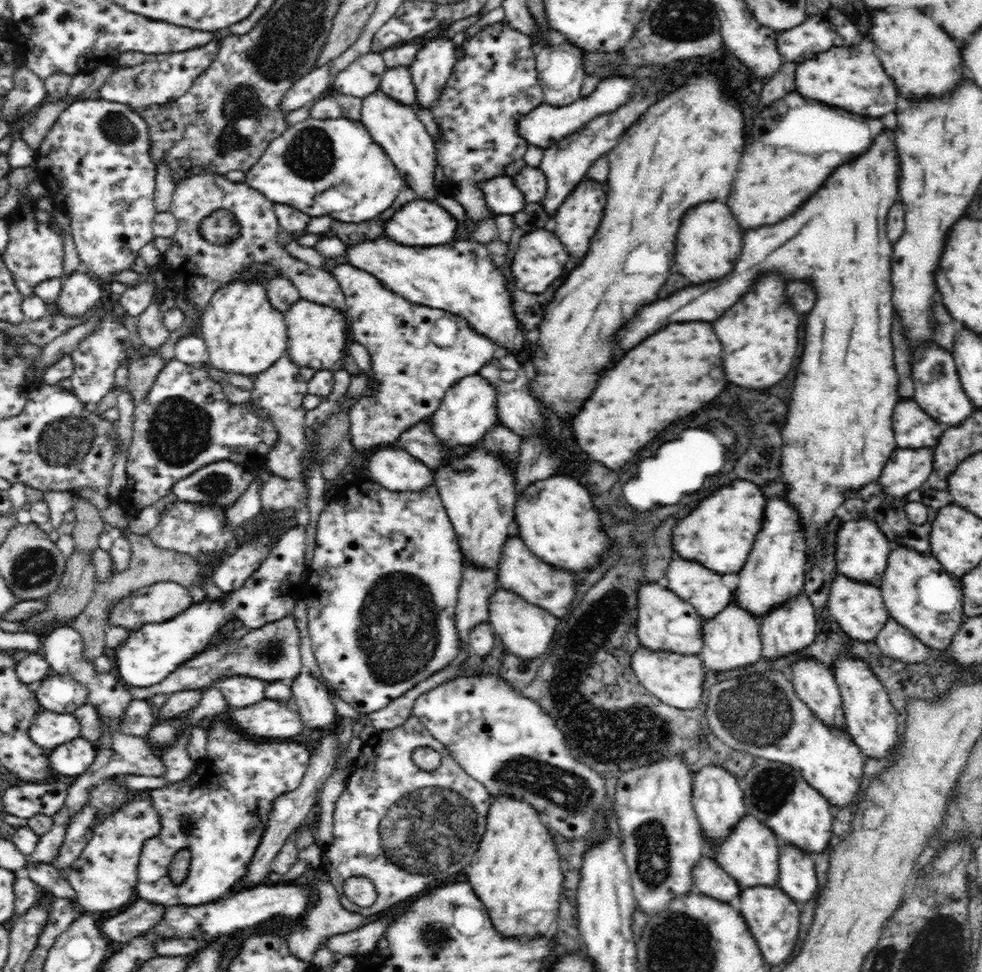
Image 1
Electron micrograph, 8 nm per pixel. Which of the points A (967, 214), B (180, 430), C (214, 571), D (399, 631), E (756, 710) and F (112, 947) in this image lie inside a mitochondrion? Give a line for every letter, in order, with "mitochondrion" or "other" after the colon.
A: other
B: mitochondrion
C: other
D: mitochondrion
E: mitochondrion
F: other

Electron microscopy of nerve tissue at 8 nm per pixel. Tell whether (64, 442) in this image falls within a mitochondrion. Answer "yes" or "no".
yes

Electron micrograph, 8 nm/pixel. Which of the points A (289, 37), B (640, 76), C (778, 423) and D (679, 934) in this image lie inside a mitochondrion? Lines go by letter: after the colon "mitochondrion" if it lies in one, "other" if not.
A: mitochondrion
B: other
C: other
D: mitochondrion

